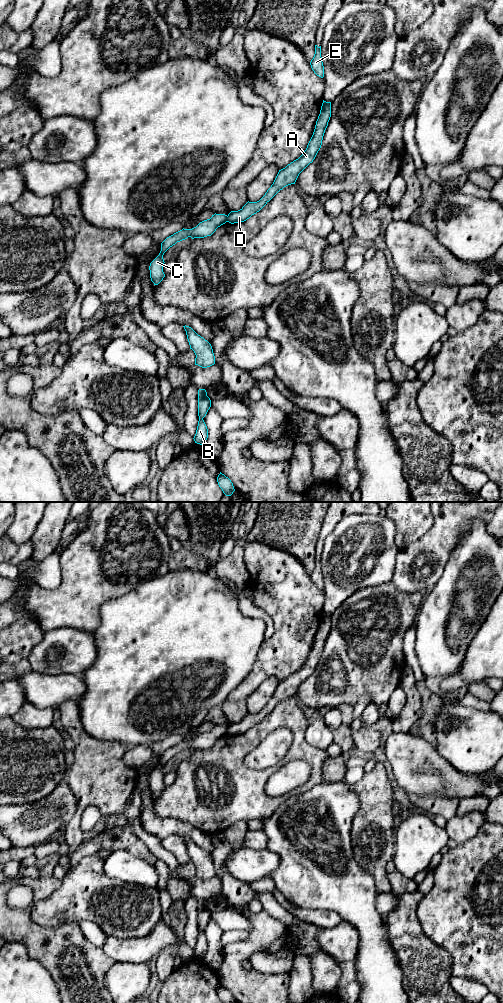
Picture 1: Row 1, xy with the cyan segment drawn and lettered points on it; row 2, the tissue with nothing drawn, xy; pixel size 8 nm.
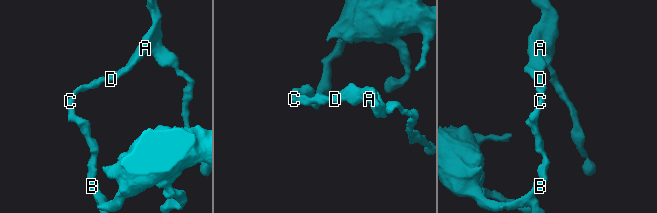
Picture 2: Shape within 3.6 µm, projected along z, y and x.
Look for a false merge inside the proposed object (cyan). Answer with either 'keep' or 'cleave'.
cleave

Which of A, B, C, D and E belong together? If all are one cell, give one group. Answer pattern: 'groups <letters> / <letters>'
groups A D E / B C

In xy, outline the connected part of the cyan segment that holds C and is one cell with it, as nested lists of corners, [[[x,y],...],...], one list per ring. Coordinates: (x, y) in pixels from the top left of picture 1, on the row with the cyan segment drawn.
[[[214,214],[210,219],[200,222],[196,227],[192,229],[182,229],[173,235],[167,237],[161,243],[161,251],[159,255],[150,263],[150,278],[154,285],[158,285],[165,274],[163,272],[164,266],[164,253],[177,242],[187,239],[188,237],[194,238],[204,238],[211,236],[218,227],[225,224],[228,221],[228,216],[225,214]]]

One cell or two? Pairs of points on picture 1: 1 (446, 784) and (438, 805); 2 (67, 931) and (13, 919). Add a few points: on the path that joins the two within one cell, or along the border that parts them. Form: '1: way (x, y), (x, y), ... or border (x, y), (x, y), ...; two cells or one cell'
1: border (419, 794), (442, 793), (455, 797), (458, 800); two cells
2: way (54, 934), (31, 934), (26, 931); one cell

